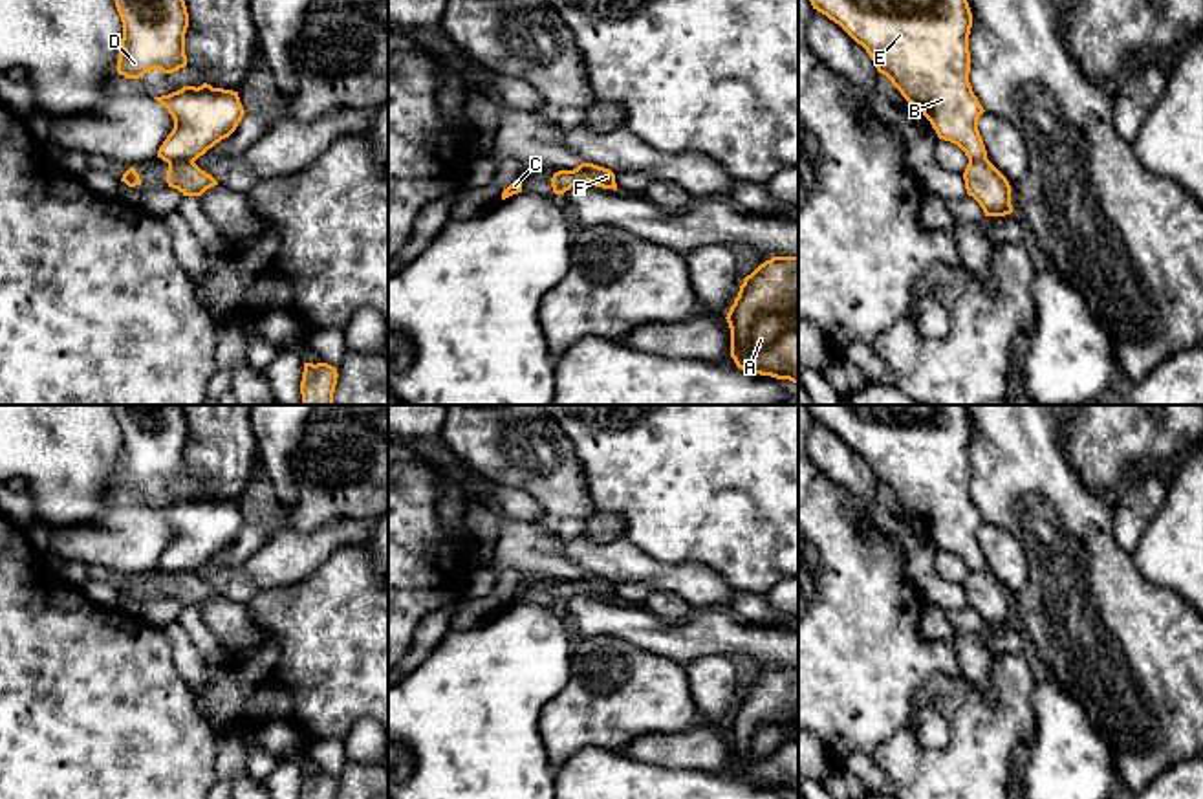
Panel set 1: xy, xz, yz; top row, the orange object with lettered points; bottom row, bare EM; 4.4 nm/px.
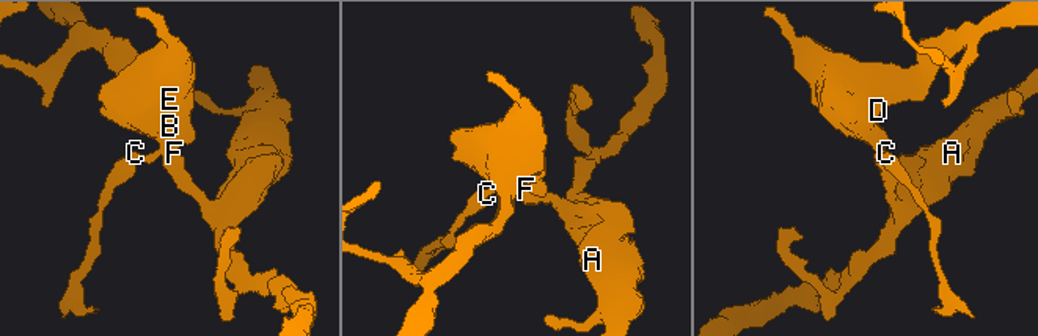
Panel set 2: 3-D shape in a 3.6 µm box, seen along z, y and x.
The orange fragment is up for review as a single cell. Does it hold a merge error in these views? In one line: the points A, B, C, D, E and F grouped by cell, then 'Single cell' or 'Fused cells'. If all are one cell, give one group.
Groups: A F / B C D E. Fused cells

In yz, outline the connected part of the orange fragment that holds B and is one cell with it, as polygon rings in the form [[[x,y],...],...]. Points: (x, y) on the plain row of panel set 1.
[[[807,405],[813,420],[839,434],[932,535],[939,550],[958,555],[969,572],[987,570],[978,541],[985,522],[969,493],[972,423],[967,405]]]

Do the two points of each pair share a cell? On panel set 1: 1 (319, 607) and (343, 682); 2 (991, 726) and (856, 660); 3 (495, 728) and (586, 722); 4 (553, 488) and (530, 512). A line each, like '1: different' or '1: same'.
1: same
2: different
3: different
4: different

